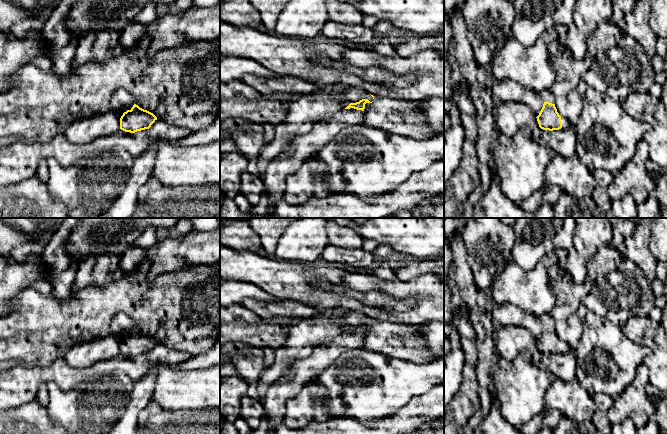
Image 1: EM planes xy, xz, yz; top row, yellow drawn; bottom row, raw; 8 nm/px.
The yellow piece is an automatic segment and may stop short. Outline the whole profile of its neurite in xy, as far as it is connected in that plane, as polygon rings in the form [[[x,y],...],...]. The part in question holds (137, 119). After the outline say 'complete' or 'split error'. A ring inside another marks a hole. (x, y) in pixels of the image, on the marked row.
[[[134,104],[130,110],[123,113],[120,118],[120,129],[125,132],[135,133],[137,131],[149,129],[157,120],[157,117]]] | complete

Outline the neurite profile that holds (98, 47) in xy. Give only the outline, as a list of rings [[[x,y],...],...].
[[[104,30],[89,33],[80,38],[72,61],[72,70],[75,71],[88,63],[103,63],[110,58],[121,55],[124,49],[120,44],[118,35],[118,32]]]

